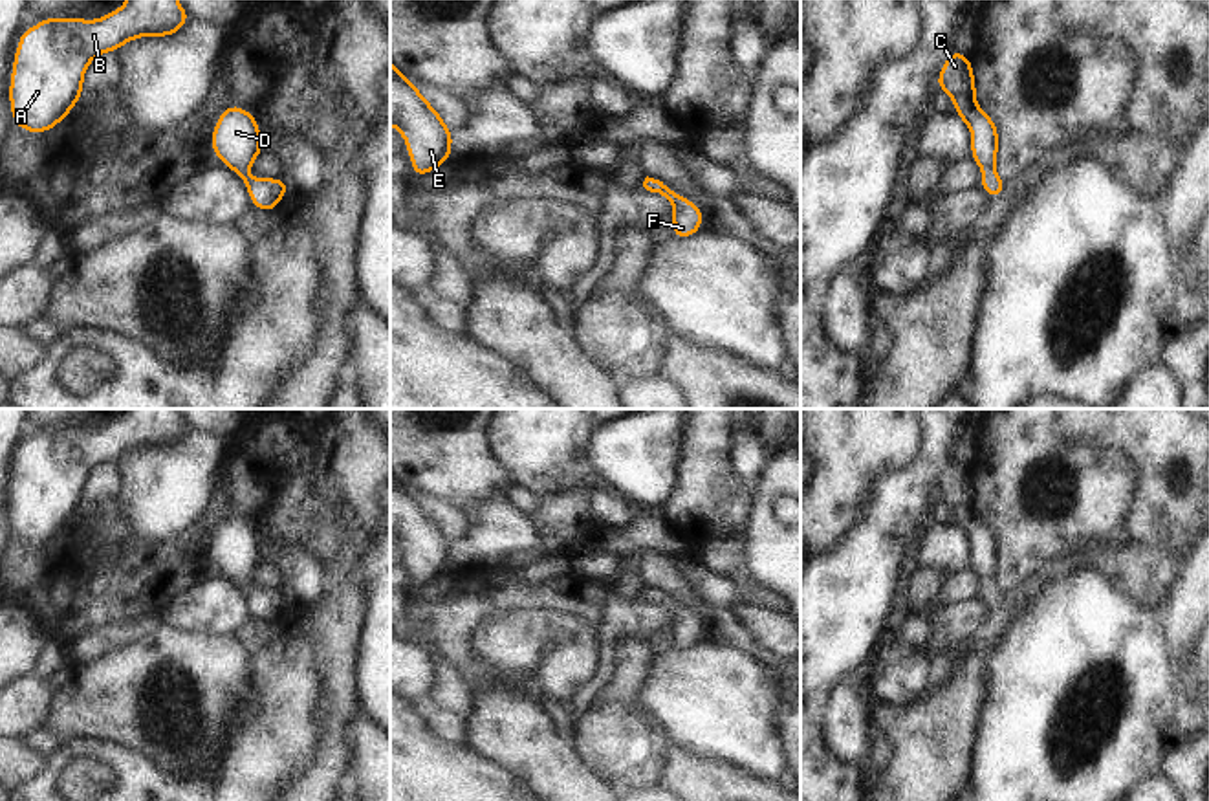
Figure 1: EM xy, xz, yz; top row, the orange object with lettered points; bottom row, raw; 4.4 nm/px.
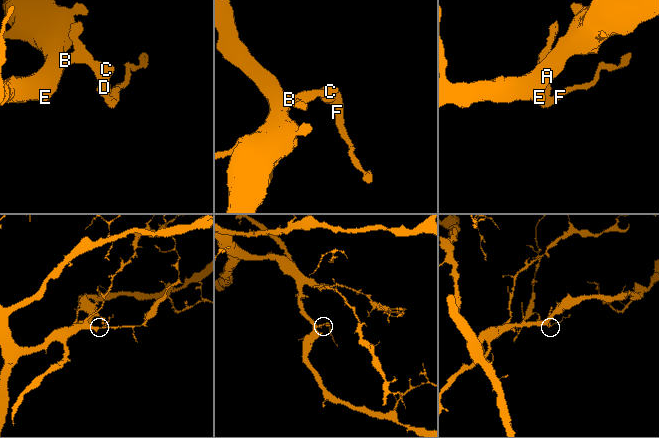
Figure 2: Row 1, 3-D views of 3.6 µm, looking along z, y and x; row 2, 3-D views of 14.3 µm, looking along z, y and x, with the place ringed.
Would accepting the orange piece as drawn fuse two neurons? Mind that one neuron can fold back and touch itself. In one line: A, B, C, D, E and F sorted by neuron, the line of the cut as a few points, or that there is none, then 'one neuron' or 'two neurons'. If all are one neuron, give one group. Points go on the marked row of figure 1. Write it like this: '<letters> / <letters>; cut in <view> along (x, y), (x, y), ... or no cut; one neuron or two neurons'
A B C D E F; no cut; one neuron

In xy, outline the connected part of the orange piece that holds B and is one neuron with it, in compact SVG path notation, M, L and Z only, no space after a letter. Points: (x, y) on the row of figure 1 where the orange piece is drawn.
M126 0L115 11L95 20L49 16L22 29L9 79L9 108L15 128L33 134L49 132L71 114L82 97L82 77L93 59L119 51L126 42L141 37L172 37L189 20L189 13L178 0Z

